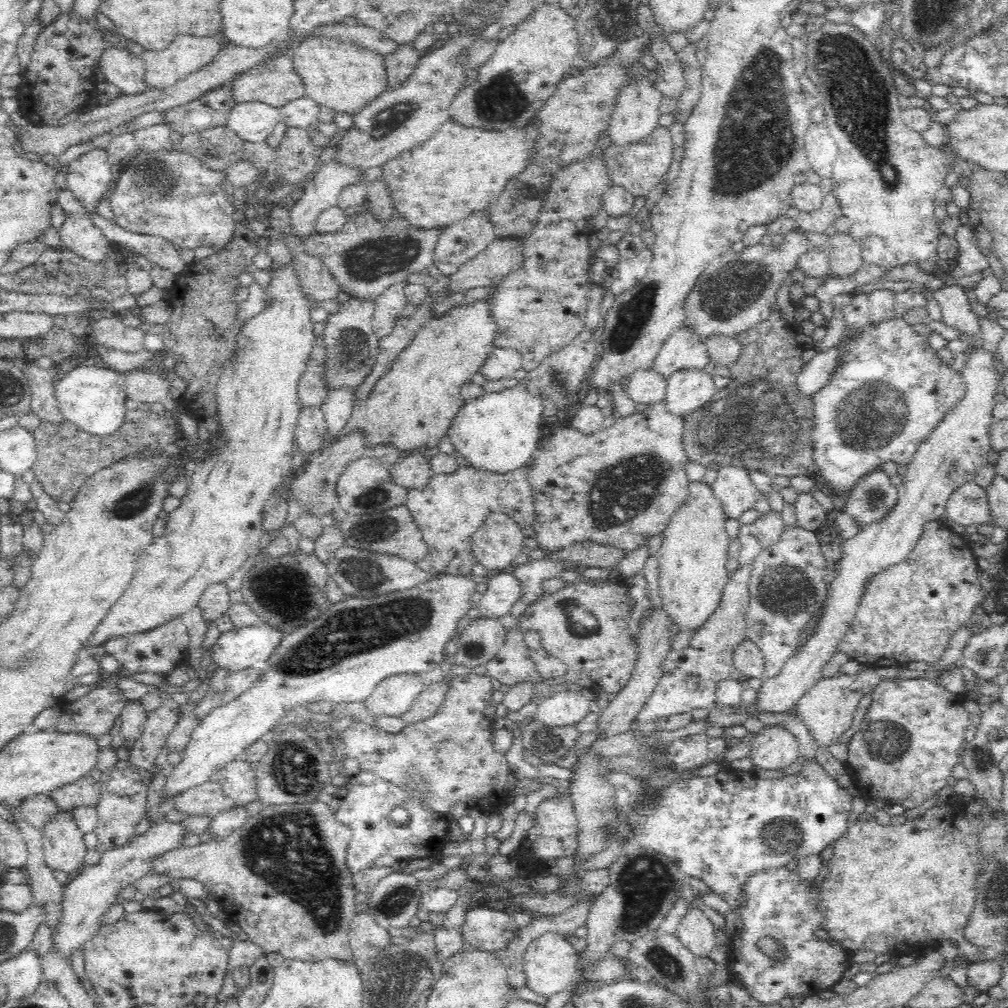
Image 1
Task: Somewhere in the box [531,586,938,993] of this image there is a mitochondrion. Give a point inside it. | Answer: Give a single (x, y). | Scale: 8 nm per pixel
(647, 885)

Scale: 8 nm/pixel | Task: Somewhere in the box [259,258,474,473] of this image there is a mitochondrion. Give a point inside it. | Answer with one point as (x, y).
(354, 338)

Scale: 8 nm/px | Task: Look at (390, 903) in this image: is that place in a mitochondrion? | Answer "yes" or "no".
yes

